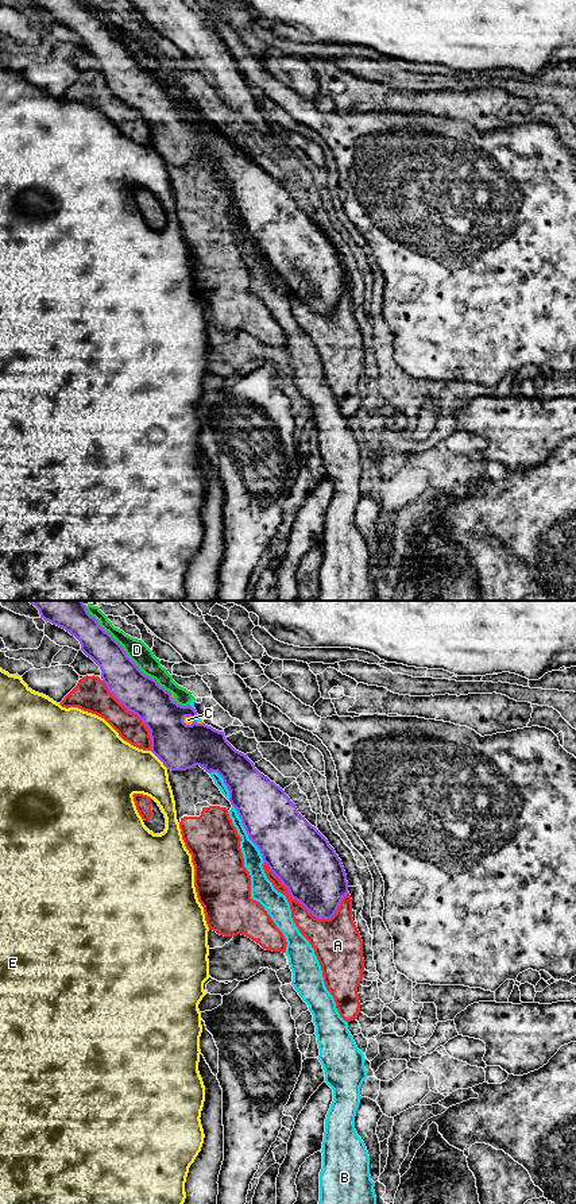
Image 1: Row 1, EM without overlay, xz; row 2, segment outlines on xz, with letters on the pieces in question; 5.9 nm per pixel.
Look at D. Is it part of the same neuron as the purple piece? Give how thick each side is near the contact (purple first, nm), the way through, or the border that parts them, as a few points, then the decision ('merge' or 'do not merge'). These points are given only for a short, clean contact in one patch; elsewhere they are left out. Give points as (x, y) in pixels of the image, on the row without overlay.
calibres 240 and 120 nm; do not merge

